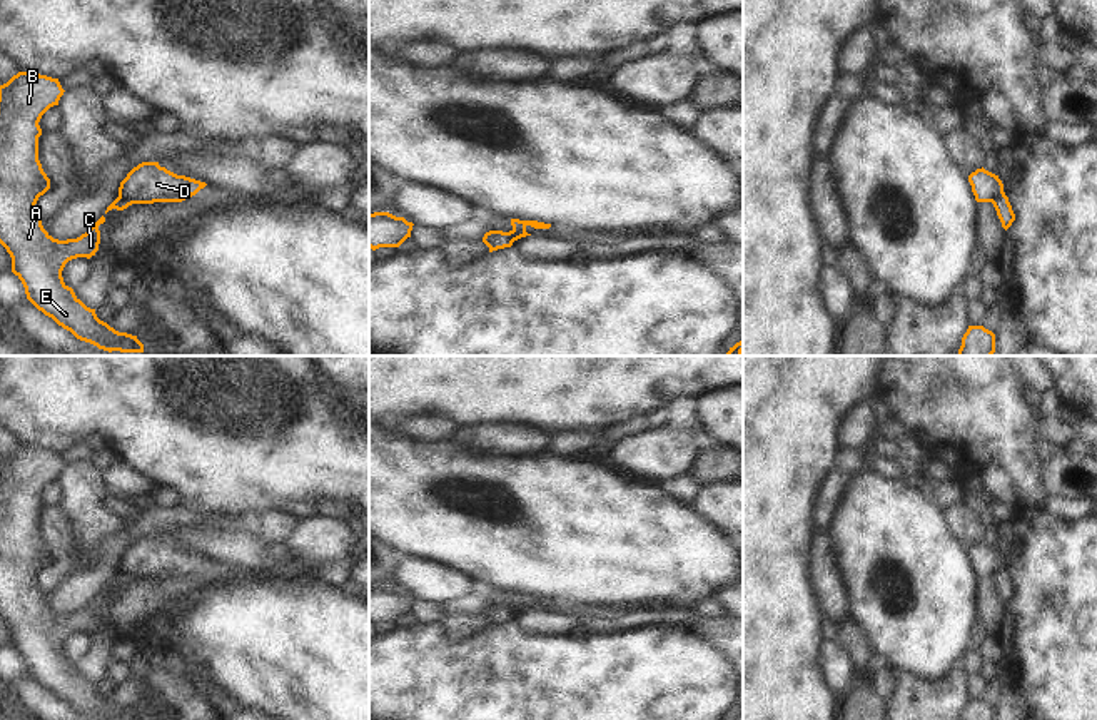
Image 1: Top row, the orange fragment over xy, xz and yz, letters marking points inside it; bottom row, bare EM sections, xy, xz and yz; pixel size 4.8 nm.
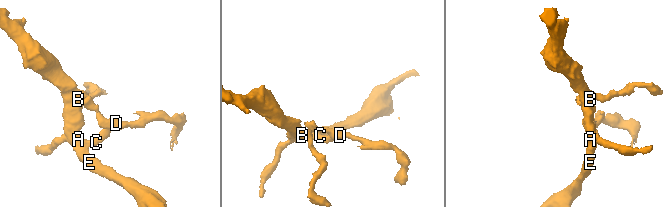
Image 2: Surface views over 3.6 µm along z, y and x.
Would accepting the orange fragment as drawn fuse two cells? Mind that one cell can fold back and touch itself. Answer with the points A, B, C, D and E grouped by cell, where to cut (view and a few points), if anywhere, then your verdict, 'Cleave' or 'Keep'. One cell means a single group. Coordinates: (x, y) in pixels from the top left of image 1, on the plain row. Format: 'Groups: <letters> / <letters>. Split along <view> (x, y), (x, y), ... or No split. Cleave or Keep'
Groups: A B C E / D. Split along xy (119, 570), (132, 577). Cleave.

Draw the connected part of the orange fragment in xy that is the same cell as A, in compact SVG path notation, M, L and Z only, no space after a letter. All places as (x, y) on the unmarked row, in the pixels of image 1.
M18 446L0 459L0 618L12 631L12 646L22 655L27 673L77 713L94 720L144 720L137 710L119 707L100 695L95 683L87 682L63 657L65 638L77 631L90 633L99 625L102 590L85 608L77 613L53 613L42 600L35 585L40 570L50 563L50 553L38 535L38 499L42 489L58 479L63 463L58 453L35 446Z

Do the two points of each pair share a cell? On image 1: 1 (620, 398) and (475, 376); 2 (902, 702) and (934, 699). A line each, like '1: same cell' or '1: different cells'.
1: same cell
2: same cell

